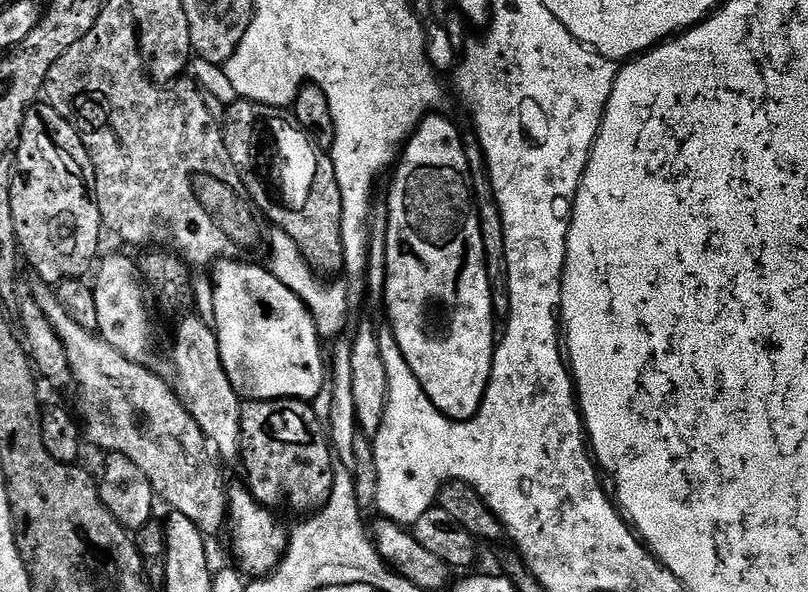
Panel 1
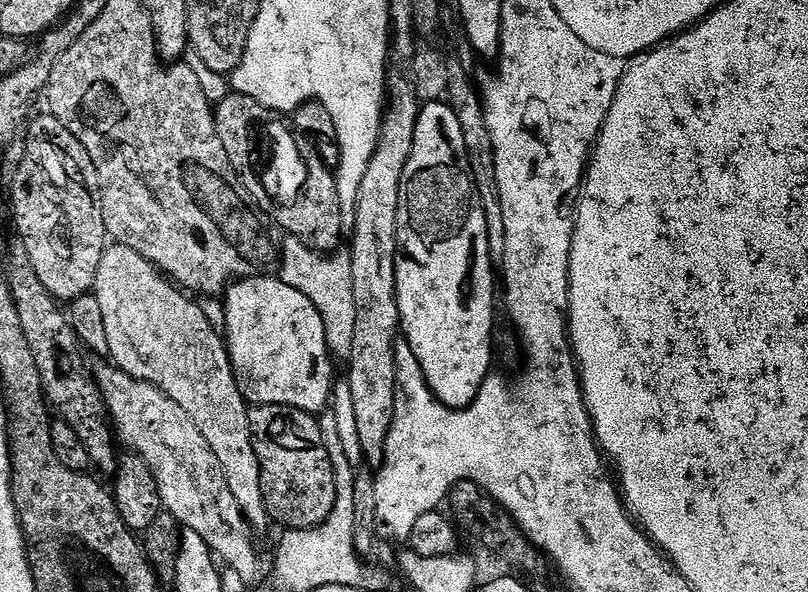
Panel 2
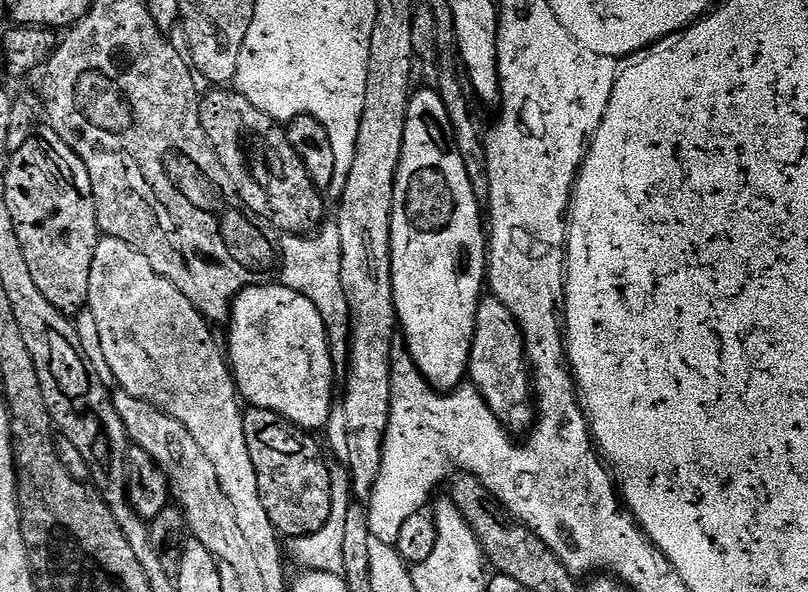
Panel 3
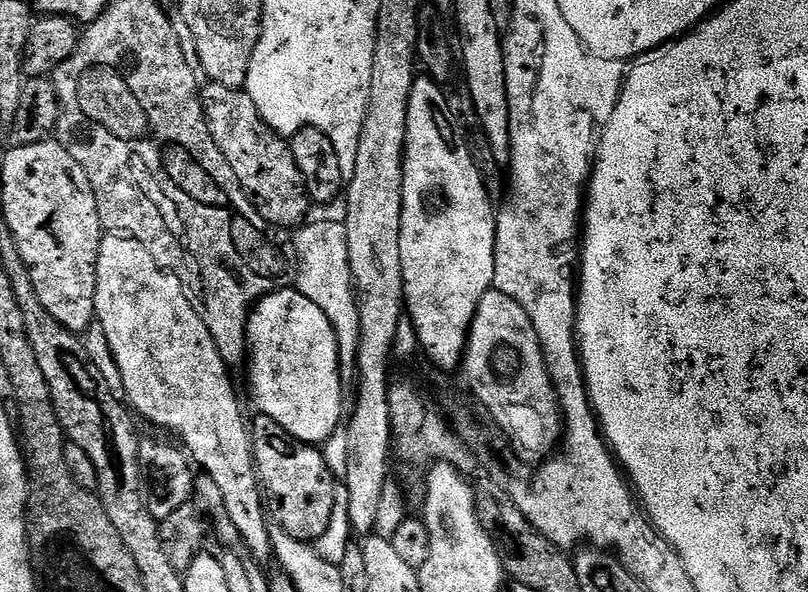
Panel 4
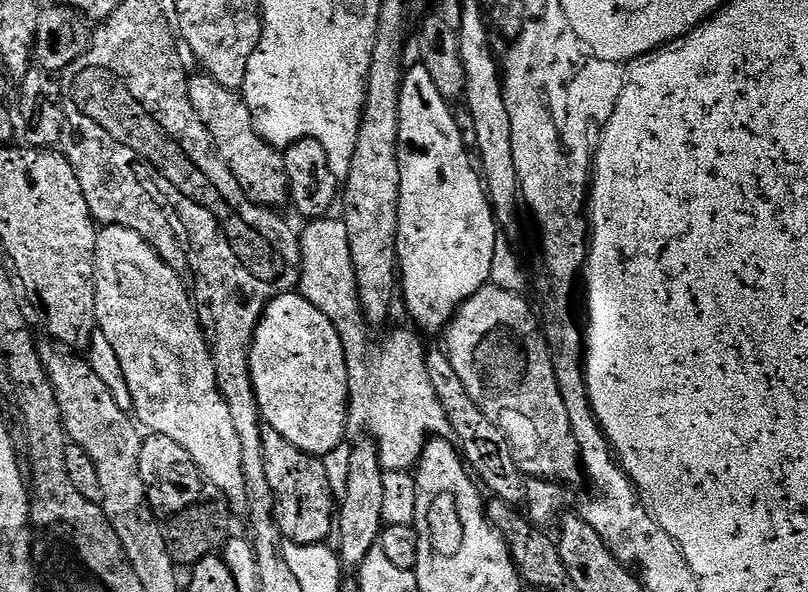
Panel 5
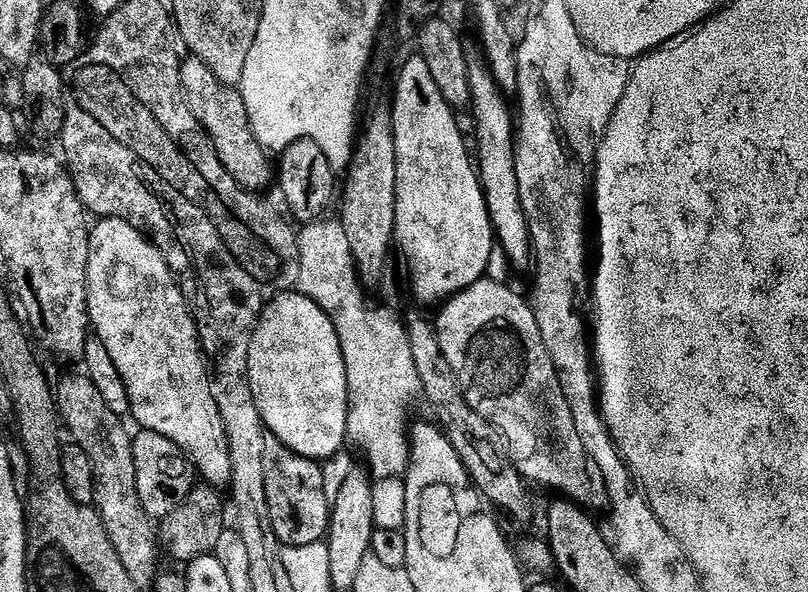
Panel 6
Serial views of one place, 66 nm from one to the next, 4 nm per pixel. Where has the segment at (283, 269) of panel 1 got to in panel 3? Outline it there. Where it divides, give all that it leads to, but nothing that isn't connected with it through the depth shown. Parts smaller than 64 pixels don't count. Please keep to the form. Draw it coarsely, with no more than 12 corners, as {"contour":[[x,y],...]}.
{"contour":[[337,223],[283,237],[284,287],[326,326],[332,374],[347,381],[352,313]]}

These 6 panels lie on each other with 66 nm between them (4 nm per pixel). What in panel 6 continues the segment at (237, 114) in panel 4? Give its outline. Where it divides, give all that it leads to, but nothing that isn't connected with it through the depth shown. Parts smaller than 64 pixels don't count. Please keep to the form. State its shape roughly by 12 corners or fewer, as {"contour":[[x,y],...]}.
{"contour":[[197,56],[180,85],[226,170],[249,190],[274,180],[246,102]]}

